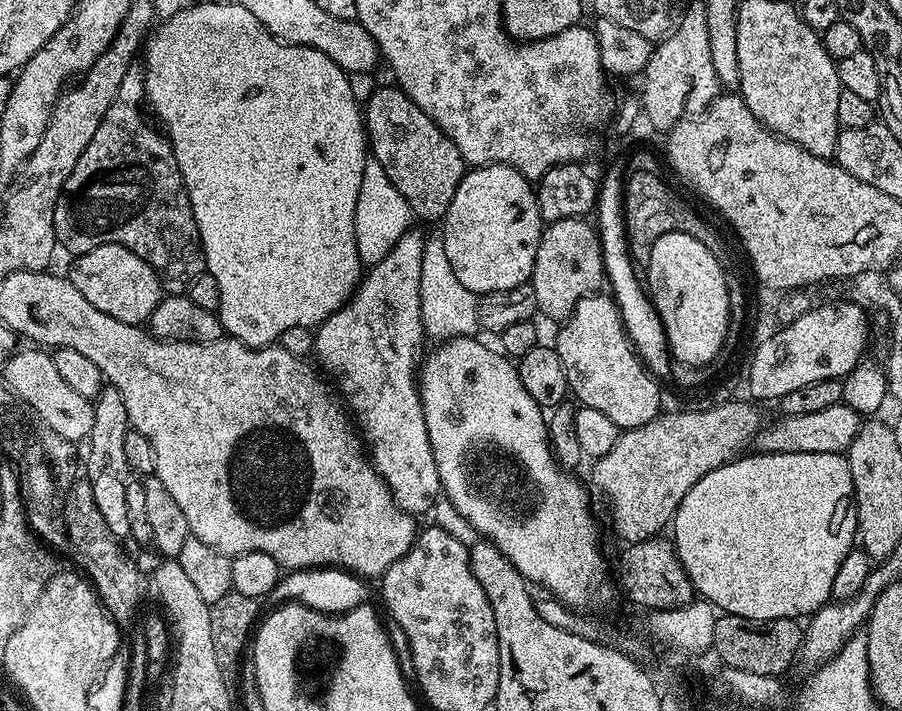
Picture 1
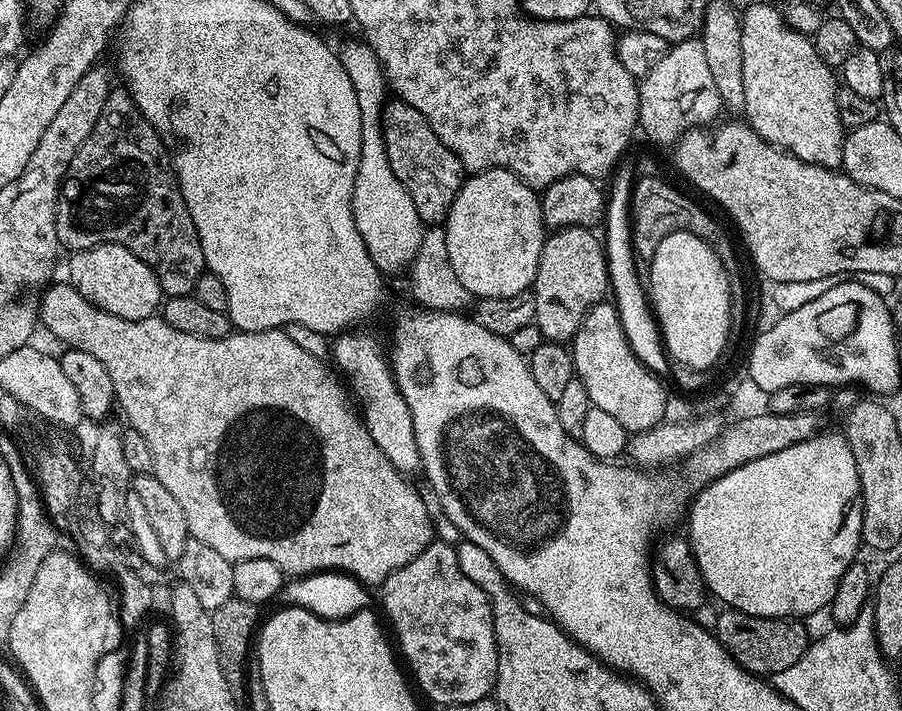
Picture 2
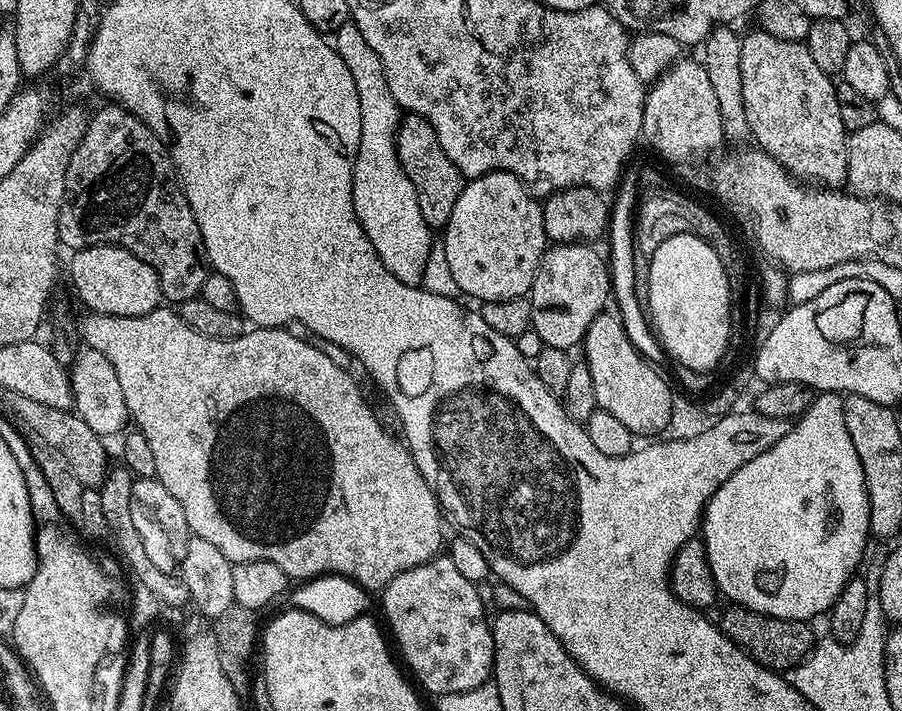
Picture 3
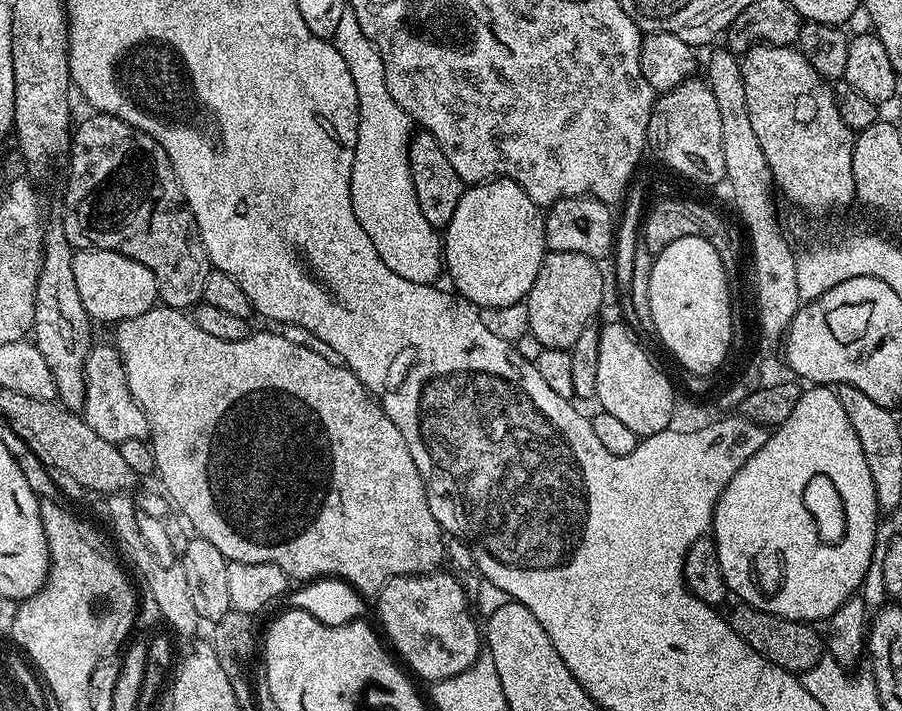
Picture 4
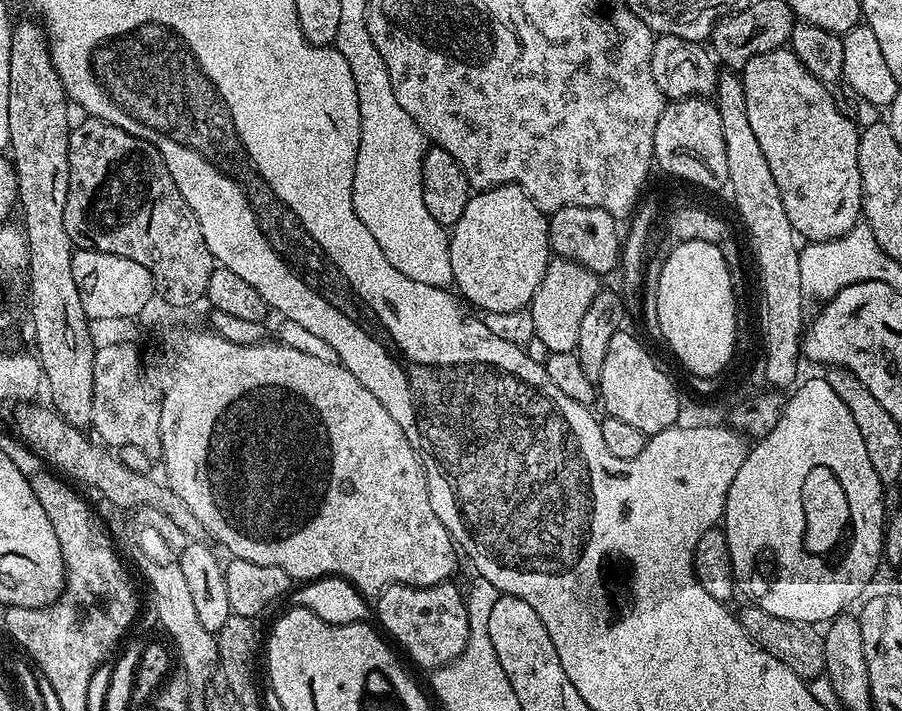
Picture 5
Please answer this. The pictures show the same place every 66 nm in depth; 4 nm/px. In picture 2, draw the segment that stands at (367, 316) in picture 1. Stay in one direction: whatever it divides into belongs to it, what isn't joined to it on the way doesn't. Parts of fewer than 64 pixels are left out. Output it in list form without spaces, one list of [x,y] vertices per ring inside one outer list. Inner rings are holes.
[[[349,330],[341,332],[331,341],[330,356],[336,359],[335,367],[339,375],[346,381],[364,424],[370,430],[370,436],[382,454],[390,458],[390,462],[405,474],[419,473],[422,468],[418,442],[414,434],[414,422],[410,418],[410,406],[400,393],[396,377],[392,374],[389,353],[380,345],[376,336],[371,336],[364,330]],[[340,367],[340,368],[339,368]],[[348,379],[348,380],[347,380]]]

